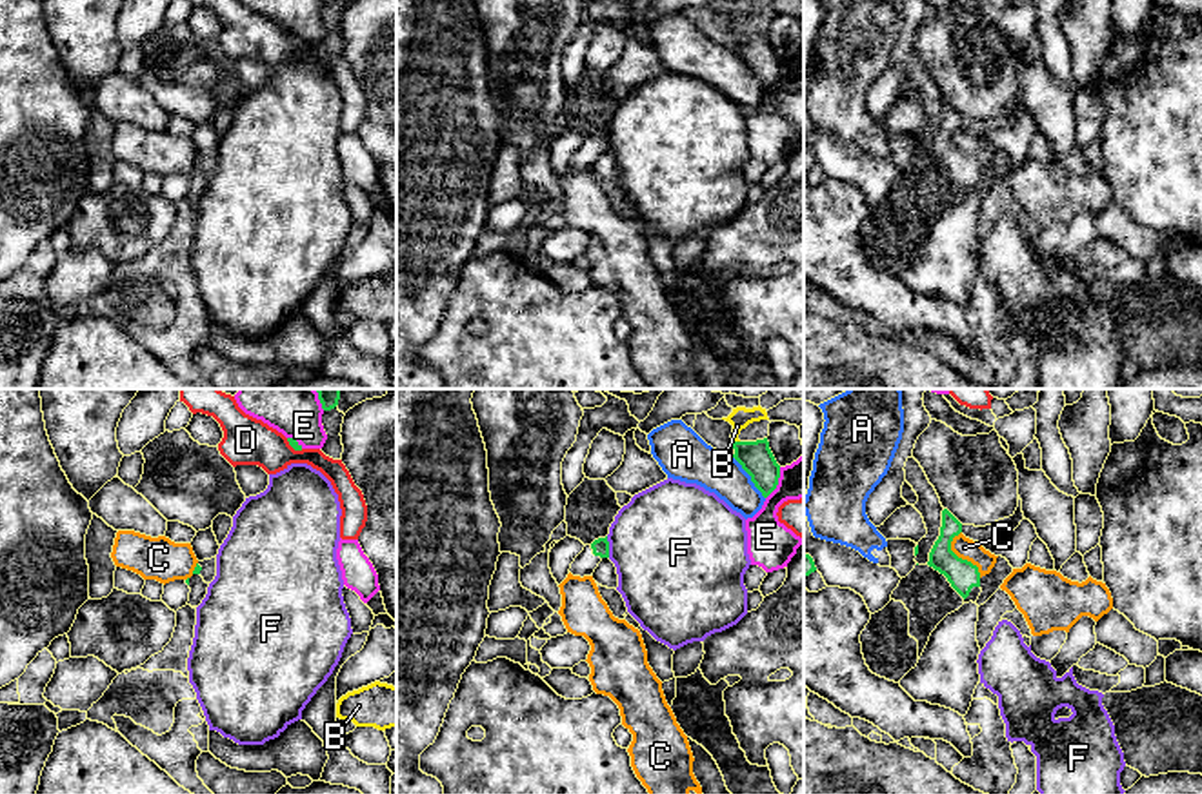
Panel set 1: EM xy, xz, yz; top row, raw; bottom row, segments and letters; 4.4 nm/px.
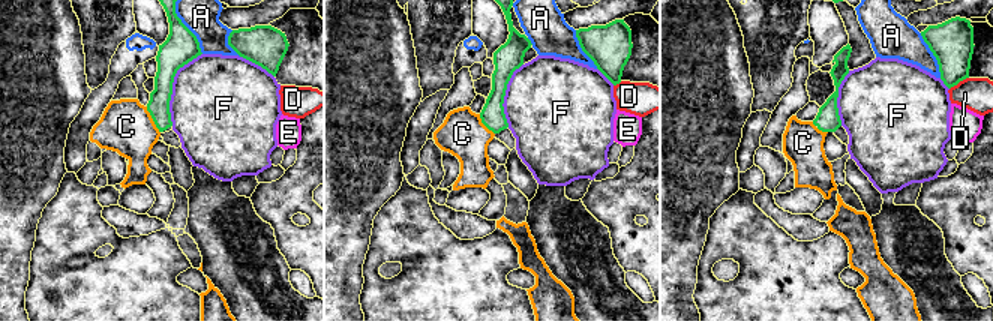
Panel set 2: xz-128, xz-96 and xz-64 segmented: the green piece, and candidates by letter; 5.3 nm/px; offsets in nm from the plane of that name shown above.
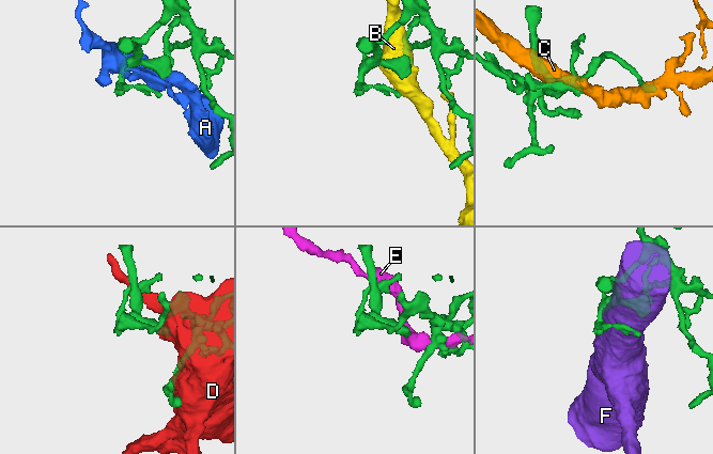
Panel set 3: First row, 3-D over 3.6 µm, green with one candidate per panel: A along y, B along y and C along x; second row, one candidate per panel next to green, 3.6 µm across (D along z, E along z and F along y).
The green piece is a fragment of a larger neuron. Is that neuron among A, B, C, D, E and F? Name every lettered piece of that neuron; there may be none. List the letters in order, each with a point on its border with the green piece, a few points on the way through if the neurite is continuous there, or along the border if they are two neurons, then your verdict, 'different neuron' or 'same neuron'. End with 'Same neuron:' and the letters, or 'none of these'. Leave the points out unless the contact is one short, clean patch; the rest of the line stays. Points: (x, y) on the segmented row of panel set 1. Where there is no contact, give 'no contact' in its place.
A: meets green in xz at (751, 478); different neuron
B: meets green in xz at (735, 442); different neuron
C: meets green in yz at (961, 558); border along yz (961, 531), (953, 538), (951, 549), (970, 560), (981, 576); different neuron
D: meets green in xy at (293, 447); different neuron
E: meets green in xz at (777, 484); different neuron
F: meets green in xz at (608, 547); different neuron
Same neuron: none of these

